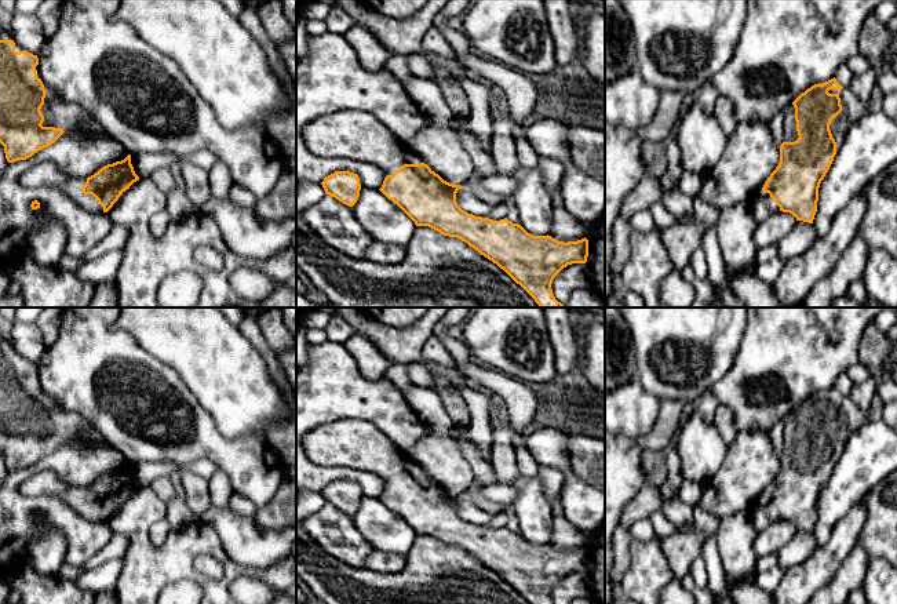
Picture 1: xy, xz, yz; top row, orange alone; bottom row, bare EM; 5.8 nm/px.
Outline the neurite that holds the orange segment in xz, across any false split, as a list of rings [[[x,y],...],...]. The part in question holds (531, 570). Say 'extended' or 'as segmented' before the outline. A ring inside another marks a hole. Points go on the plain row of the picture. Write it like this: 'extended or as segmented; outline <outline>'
extended; outline [[[335,419],[317,426],[303,437],[306,455],[318,466],[354,469],[379,476],[386,487],[379,498],[397,513],[416,535],[429,535],[444,545],[457,546],[503,578],[529,604],[554,604],[554,586],[568,574],[586,572],[588,549],[558,550],[551,545],[533,545],[507,527],[493,530],[463,520],[456,502],[463,498],[444,490],[422,467],[371,422]]]

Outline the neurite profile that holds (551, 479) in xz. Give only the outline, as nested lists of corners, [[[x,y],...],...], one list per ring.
[[[539,465],[537,477],[542,481],[543,491],[553,507],[559,499],[559,492],[565,481],[564,473],[557,467]]]

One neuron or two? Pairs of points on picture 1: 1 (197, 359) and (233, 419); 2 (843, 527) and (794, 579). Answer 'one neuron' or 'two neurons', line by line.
1: one neuron
2: one neuron

